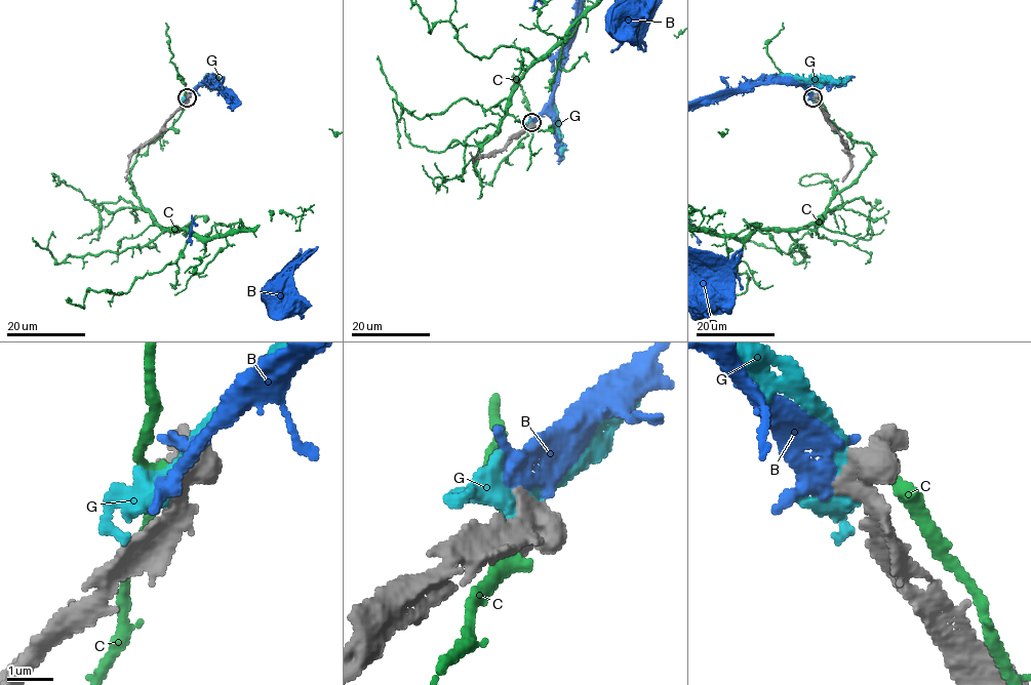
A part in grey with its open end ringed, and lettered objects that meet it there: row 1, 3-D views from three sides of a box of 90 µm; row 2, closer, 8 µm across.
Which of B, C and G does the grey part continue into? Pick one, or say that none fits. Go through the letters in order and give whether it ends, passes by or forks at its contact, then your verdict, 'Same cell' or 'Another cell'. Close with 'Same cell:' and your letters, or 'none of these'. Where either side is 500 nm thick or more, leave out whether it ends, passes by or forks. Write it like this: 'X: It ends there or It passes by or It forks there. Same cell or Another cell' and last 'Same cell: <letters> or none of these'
B: It forks there. Same cell
C: It passes by. Another cell
G: It passes by. Another cell
Same cell: B

